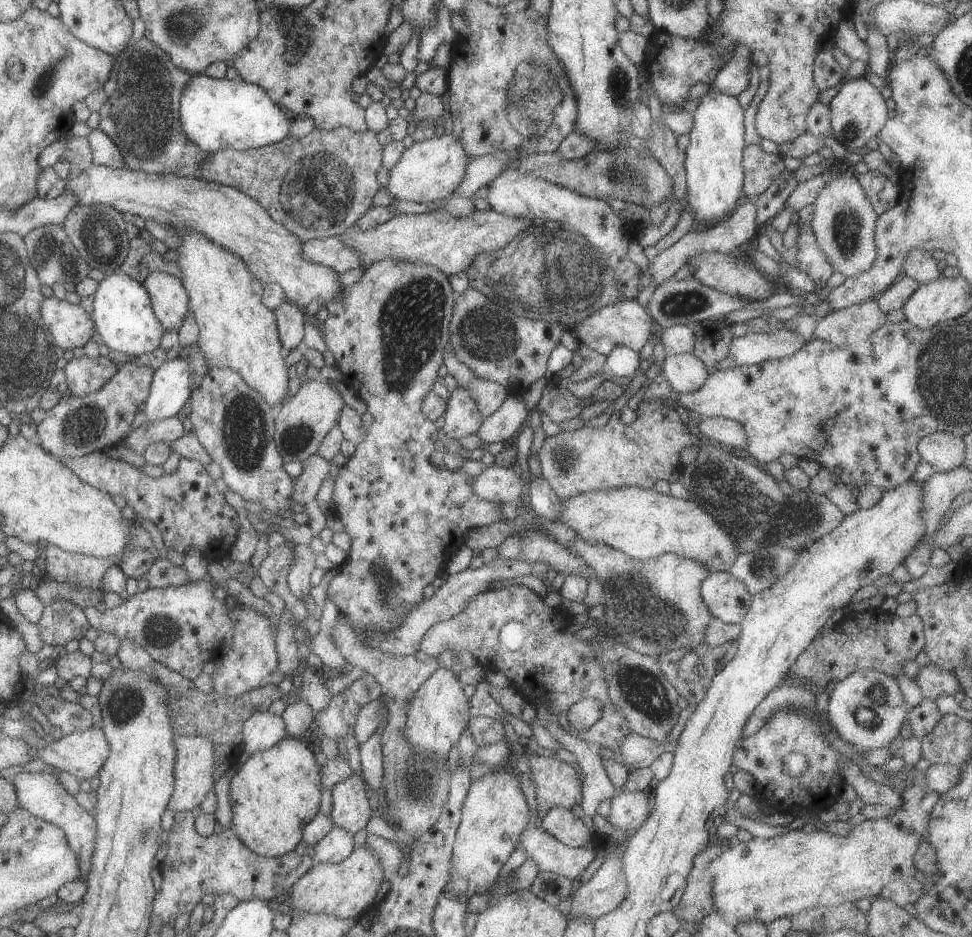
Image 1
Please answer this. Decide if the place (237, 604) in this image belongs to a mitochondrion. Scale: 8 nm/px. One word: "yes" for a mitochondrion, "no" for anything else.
no

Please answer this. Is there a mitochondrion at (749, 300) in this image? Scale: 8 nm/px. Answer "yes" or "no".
no

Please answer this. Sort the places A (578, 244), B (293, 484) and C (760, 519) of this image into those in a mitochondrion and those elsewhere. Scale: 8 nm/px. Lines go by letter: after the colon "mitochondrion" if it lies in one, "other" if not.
A: mitochondrion
B: other
C: mitochondrion

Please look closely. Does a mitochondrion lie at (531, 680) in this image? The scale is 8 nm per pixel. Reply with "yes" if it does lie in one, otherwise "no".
no

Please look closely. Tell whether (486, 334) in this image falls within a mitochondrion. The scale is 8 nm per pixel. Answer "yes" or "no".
yes

